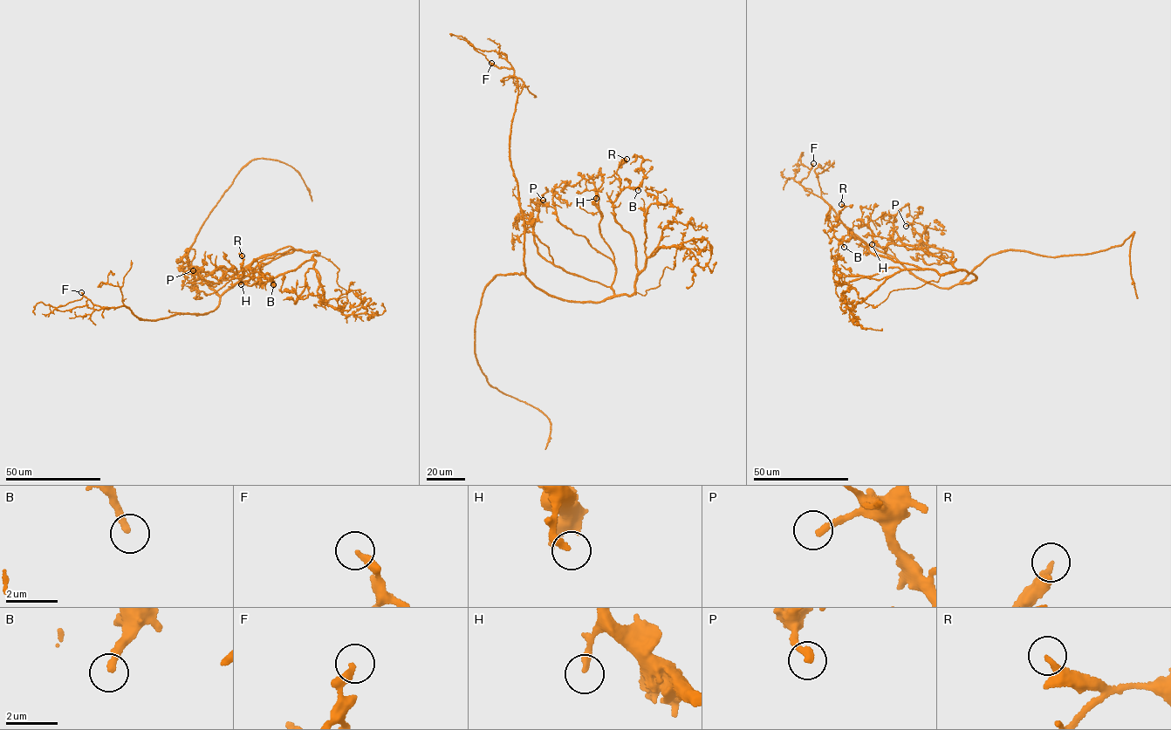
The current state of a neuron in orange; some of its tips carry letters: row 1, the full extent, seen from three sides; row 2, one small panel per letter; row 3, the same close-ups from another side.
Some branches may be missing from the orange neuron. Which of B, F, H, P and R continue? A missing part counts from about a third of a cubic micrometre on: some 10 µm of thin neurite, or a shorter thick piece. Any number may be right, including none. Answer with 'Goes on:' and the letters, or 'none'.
Goes on: B

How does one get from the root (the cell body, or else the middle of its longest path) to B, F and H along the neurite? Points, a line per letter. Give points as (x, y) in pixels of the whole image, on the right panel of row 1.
B: (962, 283), (975, 276), (963, 270), (941, 275), (894, 262), (870, 253), (853, 237), (843, 242), (844, 247)
F: (962, 283), (946, 288), (925, 283), (909, 274), (895, 258), (848, 230), (828, 204), (800, 185), (813, 163)
H: (962, 283), (971, 282), (975, 276), (912, 245), (888, 243), (883, 247), (873, 242), (872, 244)

